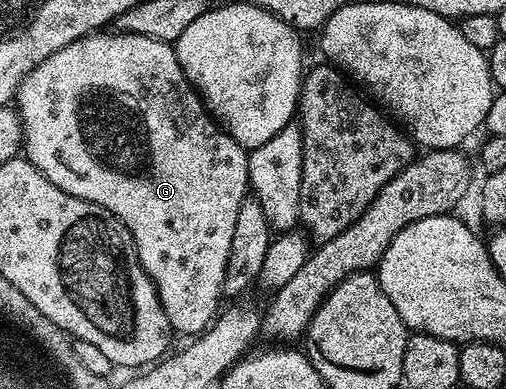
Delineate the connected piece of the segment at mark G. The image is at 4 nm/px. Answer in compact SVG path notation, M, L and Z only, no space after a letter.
M99 31L89 33L86 37L80 37L68 43L64 47L60 47L60 51L56 51L52 55L48 55L48 59L44 59L44 63L40 63L36 68L22 80L18 92L16 94L16 110L22 120L22 148L27 161L31 161L38 170L40 170L52 183L56 183L56 187L60 187L60 191L68 191L68 195L72 195L76 199L84 199L88 203L96 203L100 207L104 207L104 211L112 211L112 215L116 215L116 219L120 219L120 223L124 223L124 227L130 233L130 238L134 240L134 256L137 257L139 265L144 267L144 271L154 280L154 286L158 292L160 303L164 307L164 315L168 315L170 328L175 334L187 333L187 338L193 339L200 333L205 333L211 325L214 324L219 312L220 306L224 301L222 292L222 284L224 283L224 275L228 267L228 255L232 251L232 237L236 235L236 215L240 212L240 203L248 196L250 180L248 179L248 153L242 148L240 143L236 143L236 139L232 139L225 129L219 127L214 118L202 104L202 98L198 96L195 88L184 75L184 71L180 67L178 57L174 53L174 46L171 42L161 41L155 37L148 35L136 35L135 33L124 33L121 31Z

